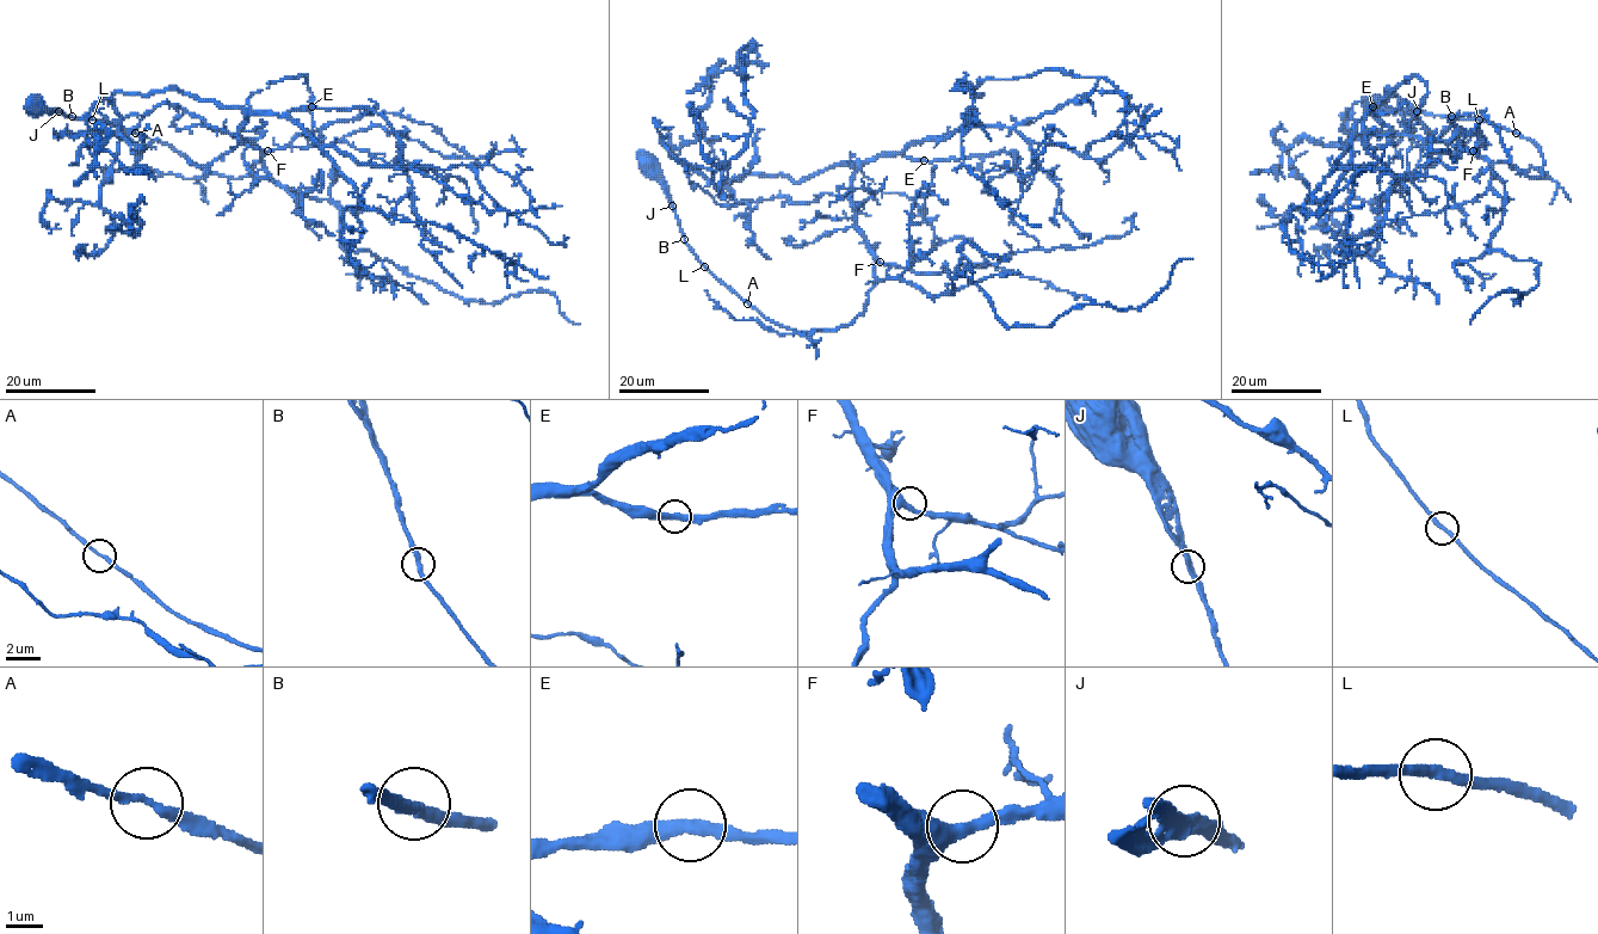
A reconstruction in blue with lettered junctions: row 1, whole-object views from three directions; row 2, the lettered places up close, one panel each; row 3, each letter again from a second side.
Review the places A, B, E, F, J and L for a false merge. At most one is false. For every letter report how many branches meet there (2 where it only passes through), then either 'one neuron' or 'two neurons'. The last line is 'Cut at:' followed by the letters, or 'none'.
A: 2 | one neuron
B: 2 | one neuron
E: 2 | one neuron
F: 2 | one neuron
J: 2 | one neuron
L: 2 | one neuron
Cut at: none

